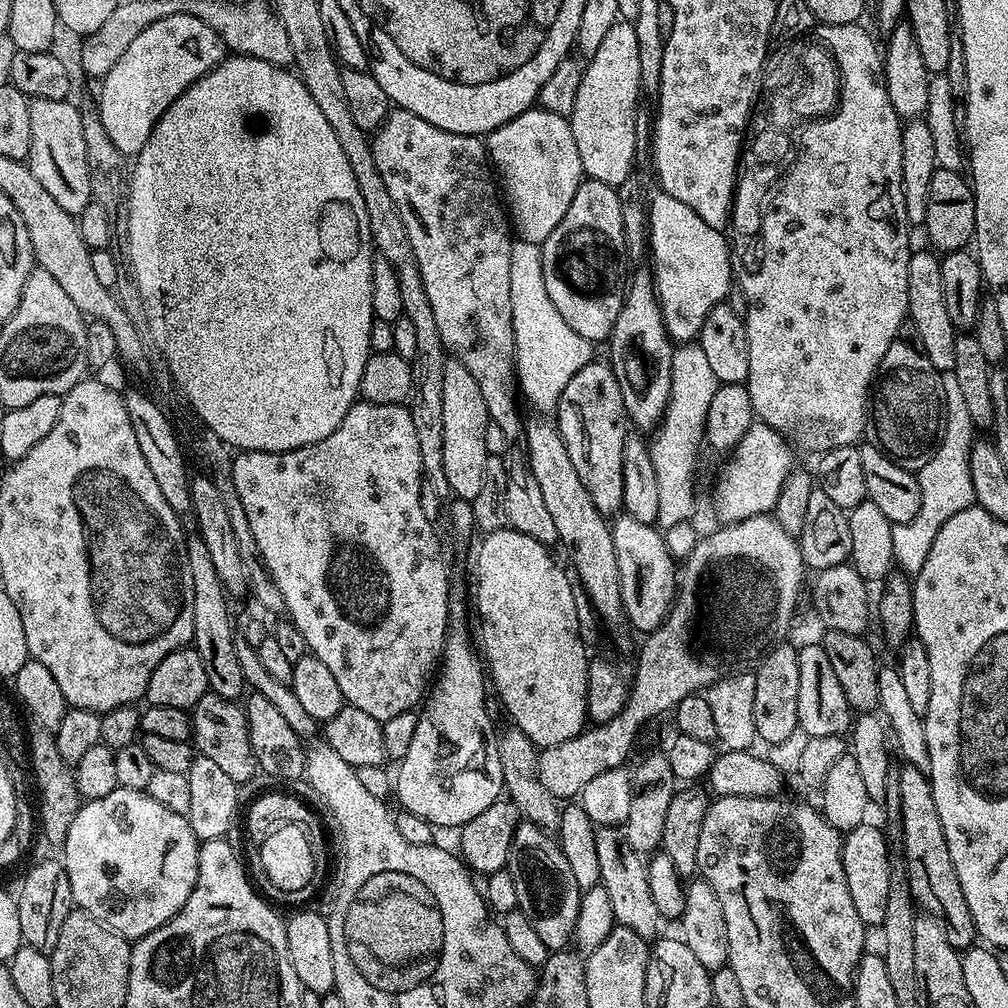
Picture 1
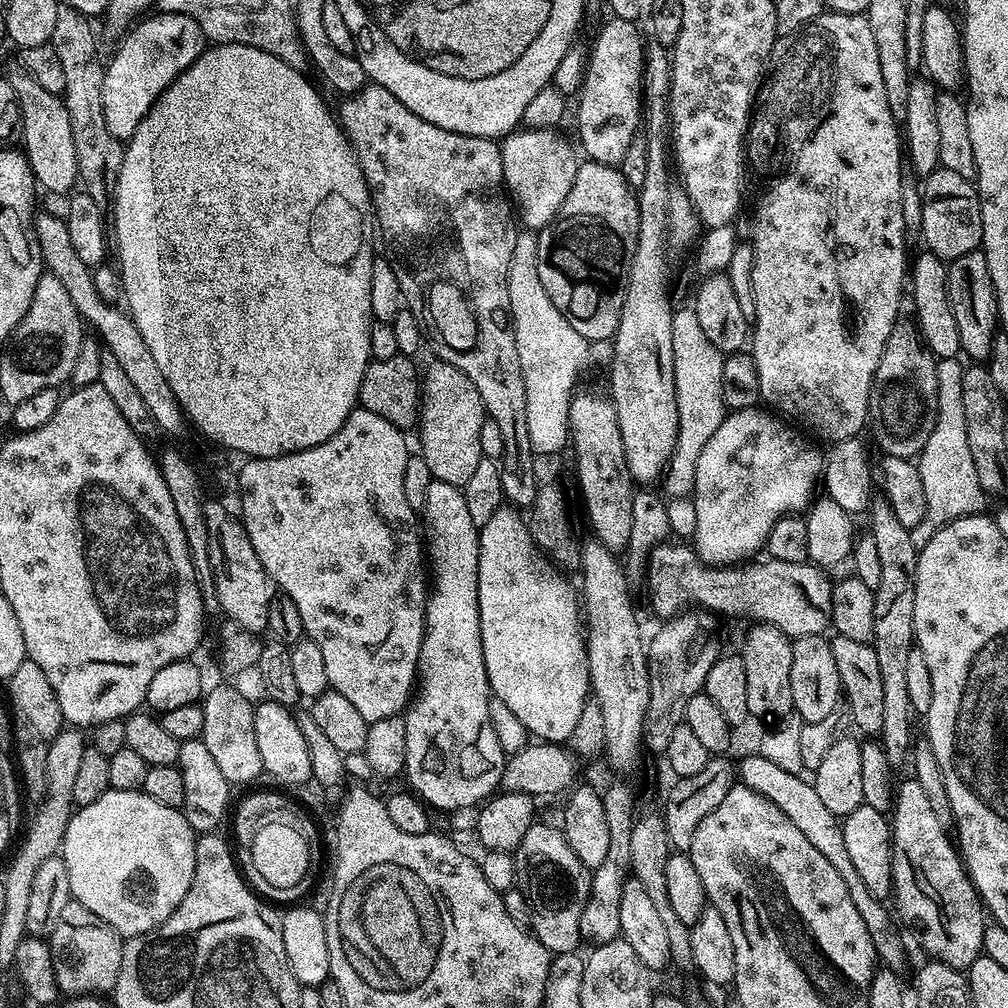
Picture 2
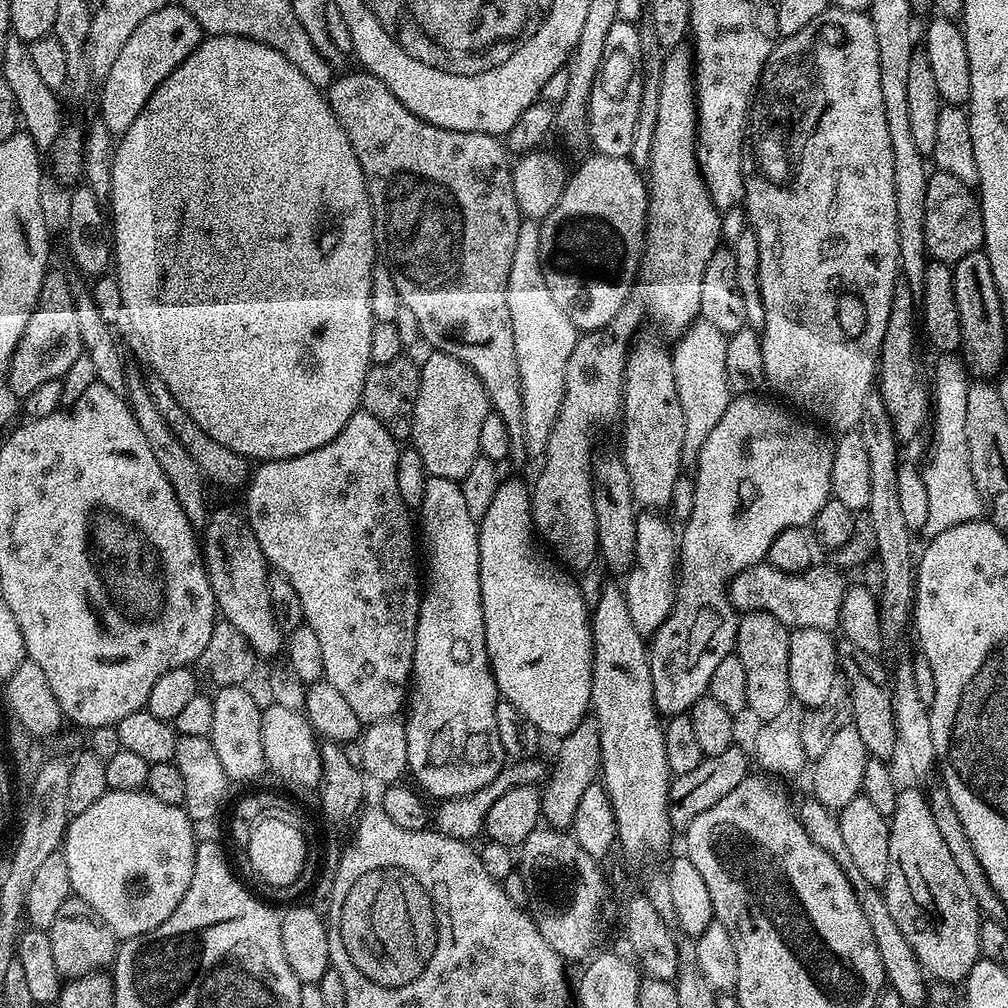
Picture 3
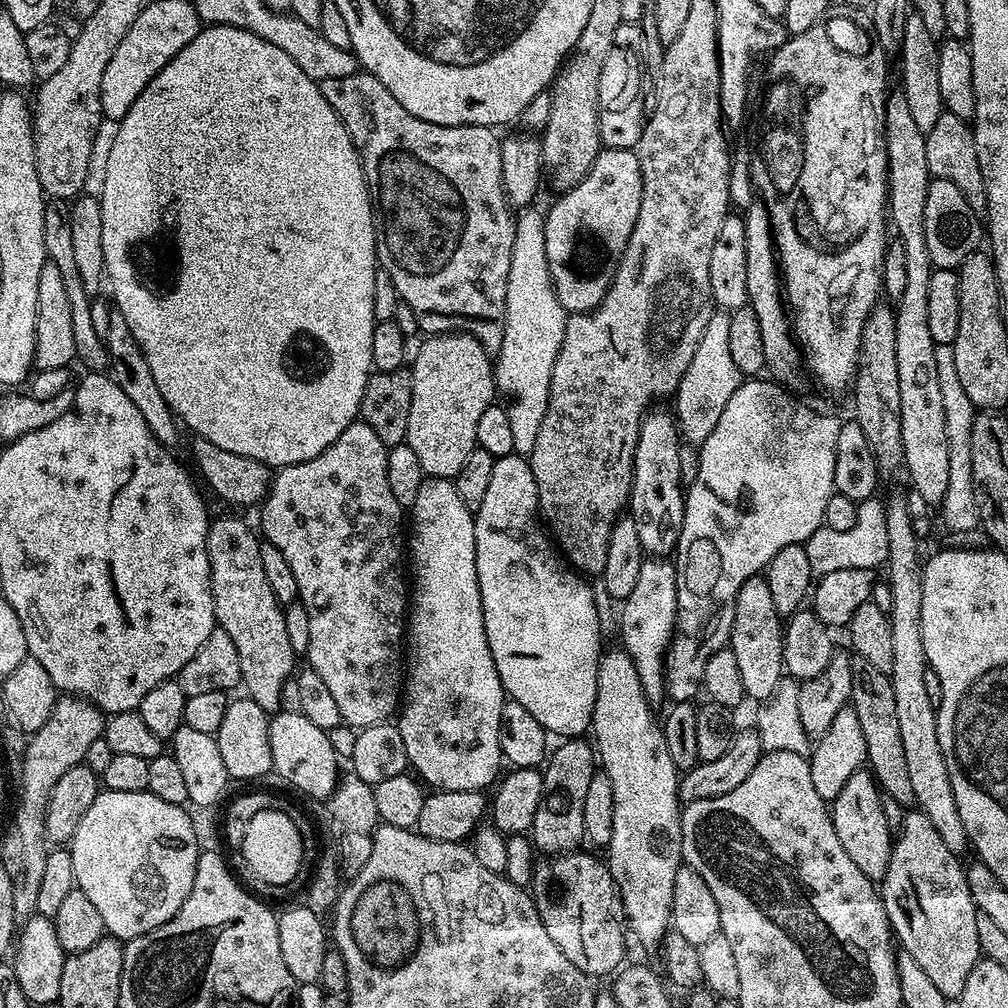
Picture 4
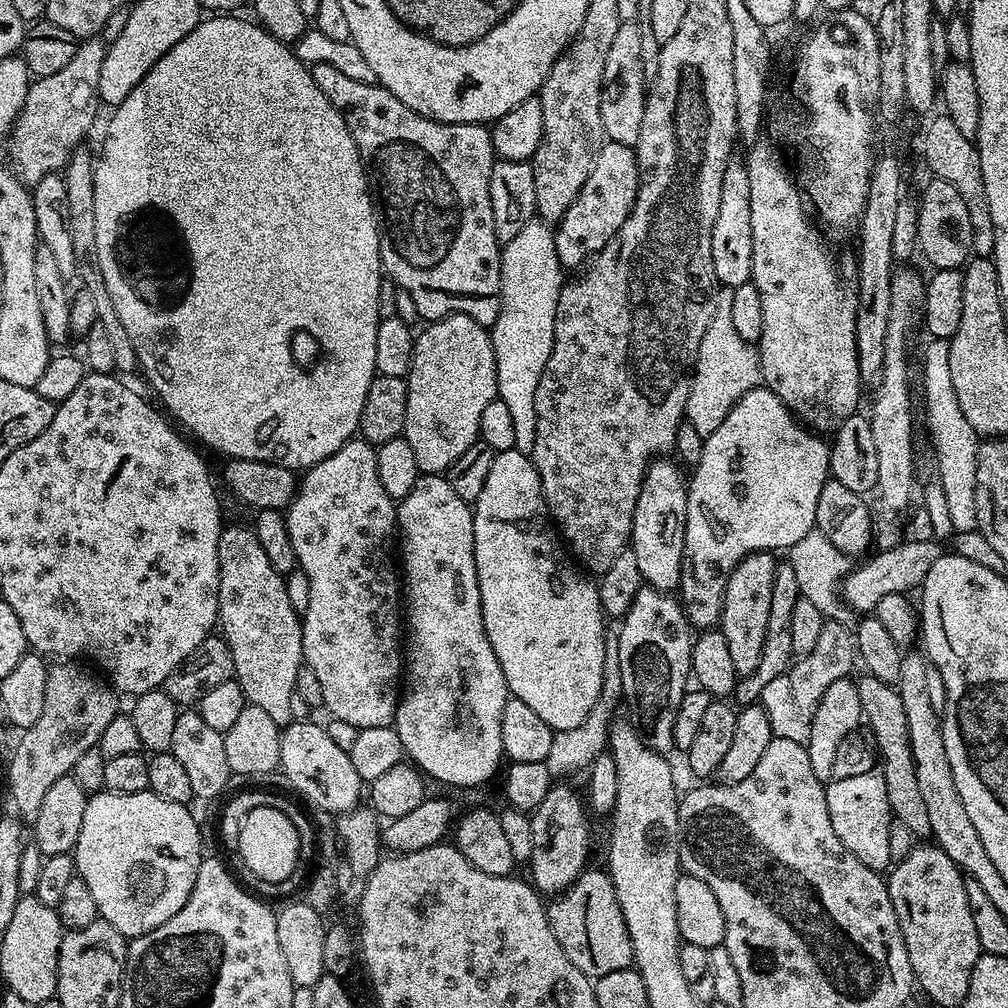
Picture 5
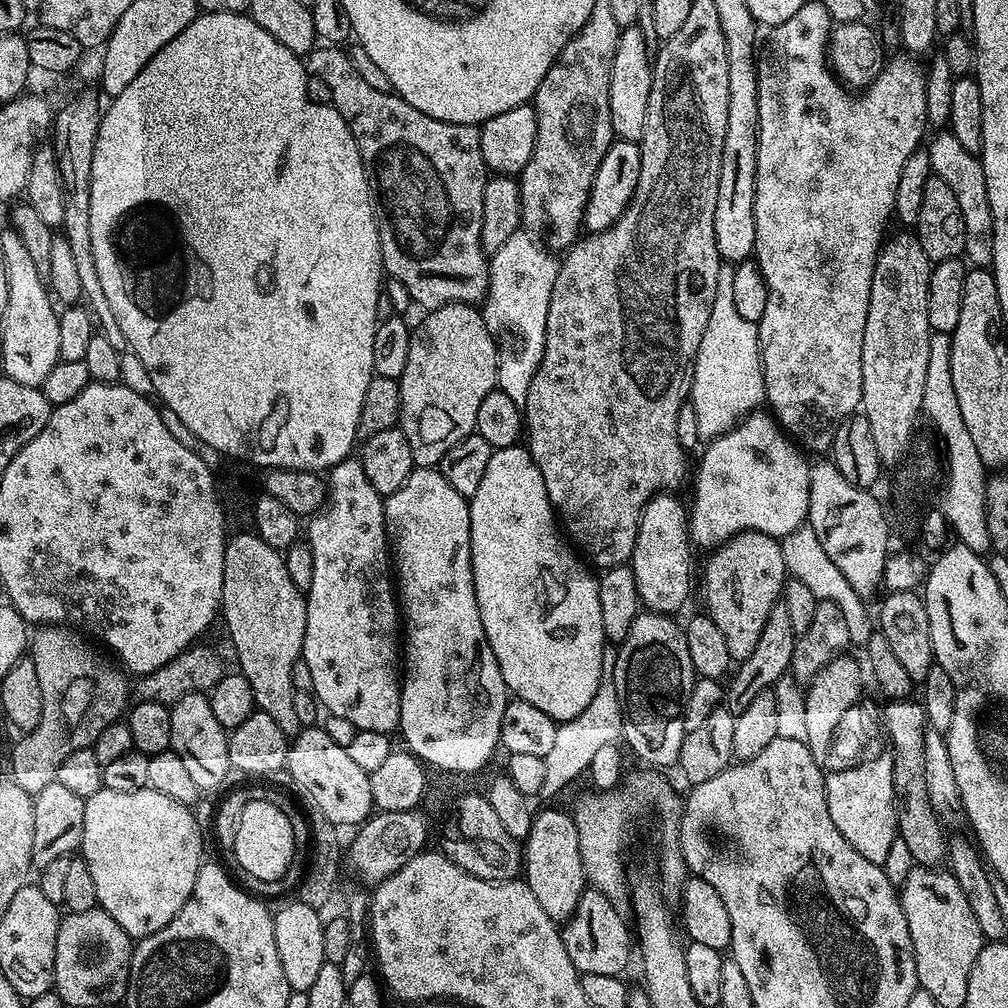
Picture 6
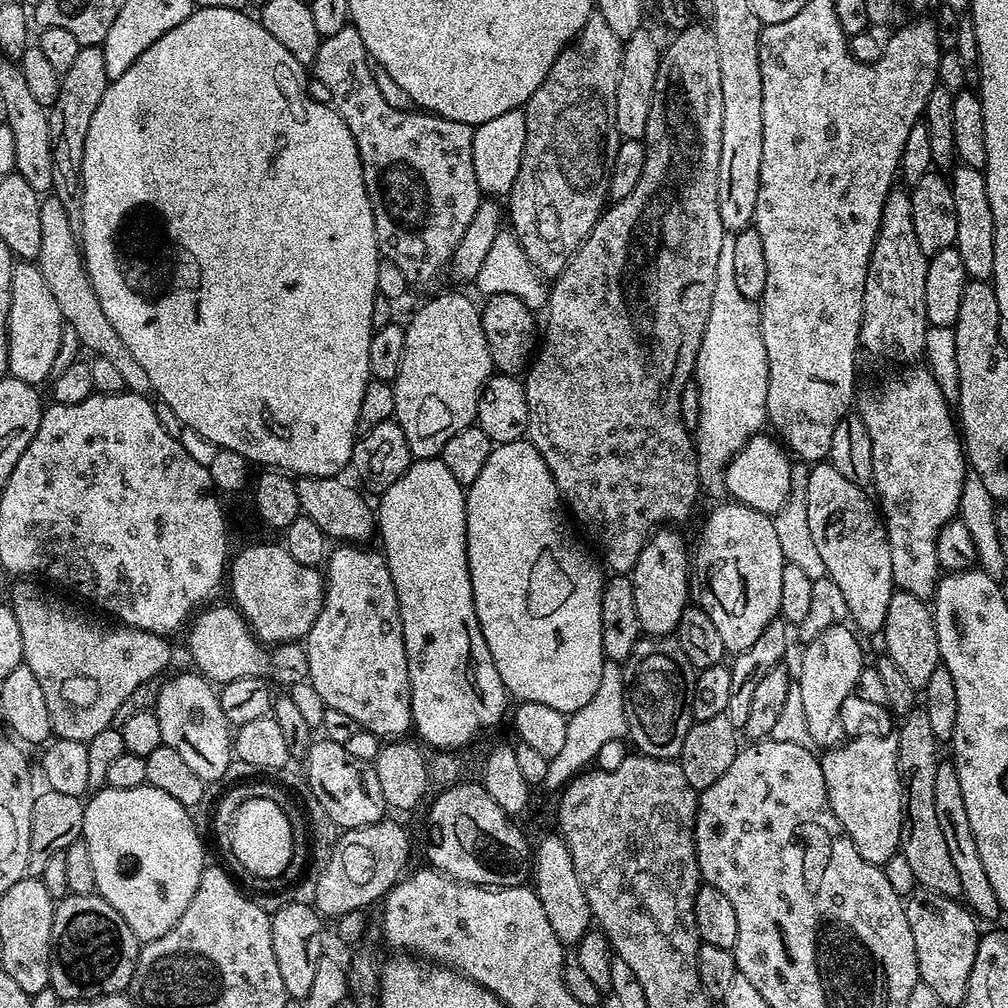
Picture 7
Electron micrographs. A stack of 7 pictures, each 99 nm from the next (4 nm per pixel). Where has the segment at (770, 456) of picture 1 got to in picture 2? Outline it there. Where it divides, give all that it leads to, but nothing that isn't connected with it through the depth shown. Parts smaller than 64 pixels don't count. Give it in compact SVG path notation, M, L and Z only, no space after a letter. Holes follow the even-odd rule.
M760 406L729 411L722 426L714 430L710 442L706 442L706 447L698 458L698 474L690 497L697 511L694 547L696 555L705 564L728 566L743 561L748 558L743 556L767 545L770 530L774 530L774 522L778 522L780 516L809 507L812 487L815 484L817 487L824 470L824 456L804 441L803 431L800 433L795 430L800 431L779 415Z

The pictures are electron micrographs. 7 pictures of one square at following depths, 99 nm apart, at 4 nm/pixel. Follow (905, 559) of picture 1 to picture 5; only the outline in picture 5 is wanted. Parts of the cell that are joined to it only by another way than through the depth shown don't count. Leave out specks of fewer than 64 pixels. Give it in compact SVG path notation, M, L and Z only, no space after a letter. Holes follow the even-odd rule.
M947 340L927 341L924 348L924 416L928 422L928 432L932 435L932 448L936 451L936 472L943 493L946 494L946 506L950 509L950 522L956 532L975 532L978 522L978 506L974 502L974 486L978 474L978 450L981 441L975 430L966 422L962 406L958 406L958 397L954 391L954 381L950 379L950 346Z

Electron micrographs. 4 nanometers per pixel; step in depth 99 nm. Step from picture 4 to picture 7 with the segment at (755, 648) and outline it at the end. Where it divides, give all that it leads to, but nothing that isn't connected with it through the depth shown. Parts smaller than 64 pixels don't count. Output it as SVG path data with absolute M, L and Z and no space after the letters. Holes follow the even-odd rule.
M739 502L727 503L718 505L700 528L700 541L696 548L694 544L694 555L690 560L690 592L699 608L710 614L710 622L714 622L718 635L722 637L725 653L735 654L754 646L758 634L780 616L782 570L786 561L769 513Z

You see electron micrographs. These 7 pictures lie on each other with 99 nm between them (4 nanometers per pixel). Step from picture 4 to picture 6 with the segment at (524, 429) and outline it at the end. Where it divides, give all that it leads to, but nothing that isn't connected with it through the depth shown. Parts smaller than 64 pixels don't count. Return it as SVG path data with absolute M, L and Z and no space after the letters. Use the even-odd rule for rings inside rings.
M519 230L512 233L496 252L491 253L488 262L488 294L482 308L484 319L493 329L501 328L512 335L512 349L499 353L496 383L499 391L509 395L513 402L521 406L526 402L526 394L530 394L530 382L534 382L534 374L542 362L546 346L546 314L550 314L550 294L560 269L560 260L551 255L555 256L531 231Z

